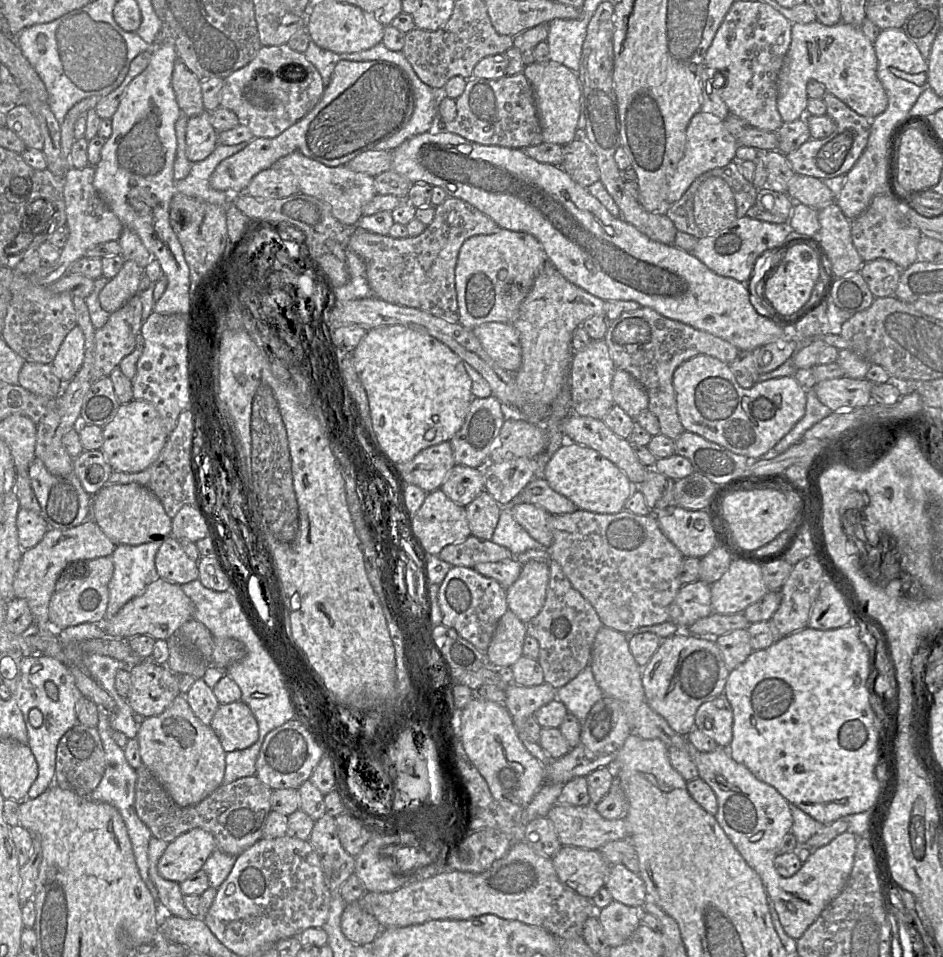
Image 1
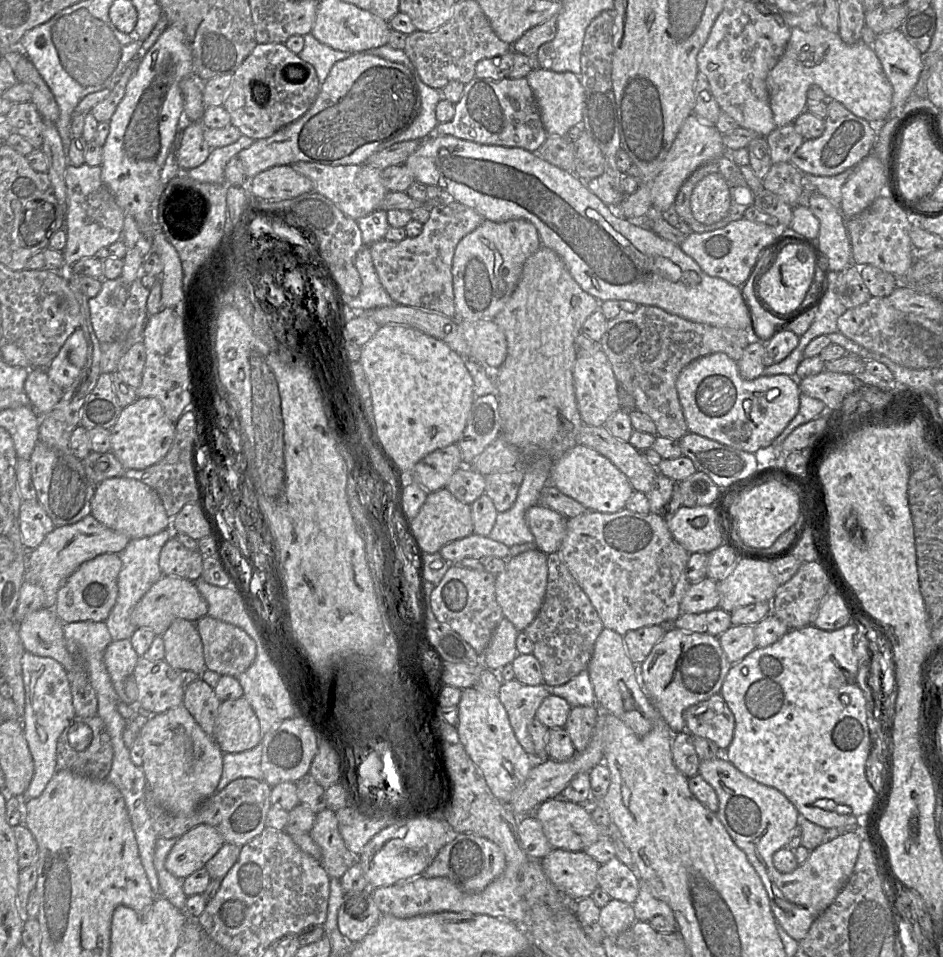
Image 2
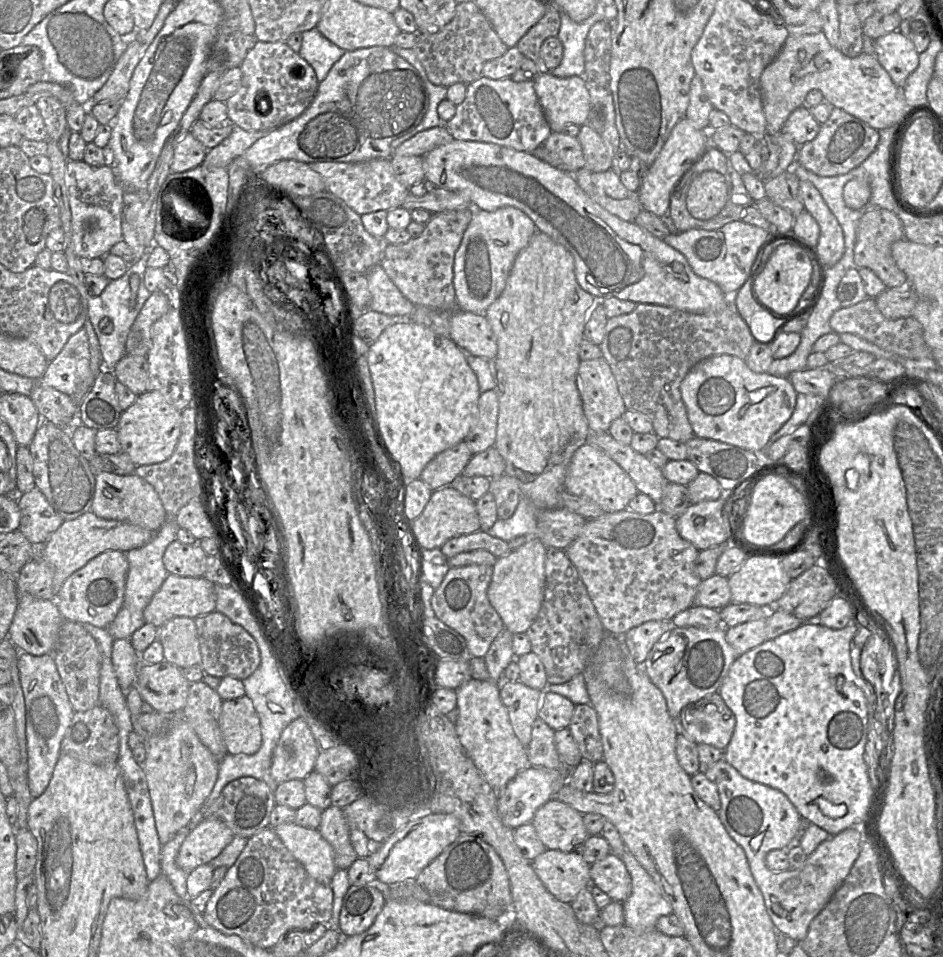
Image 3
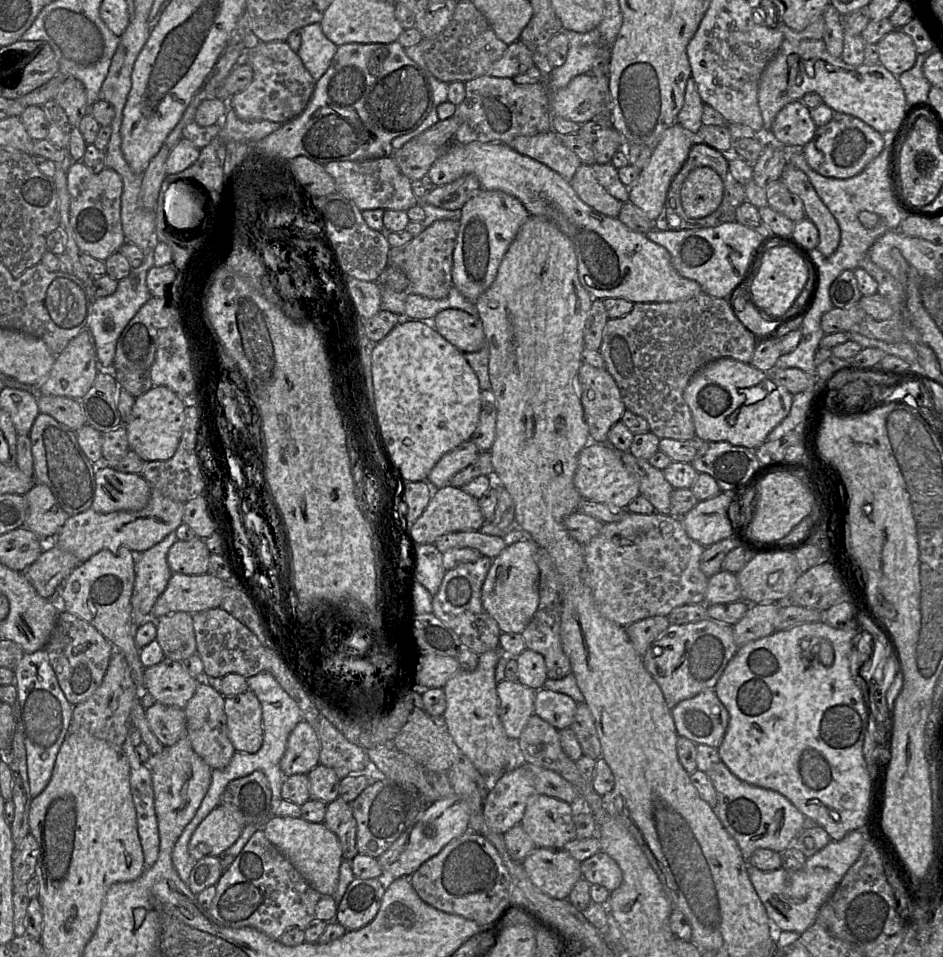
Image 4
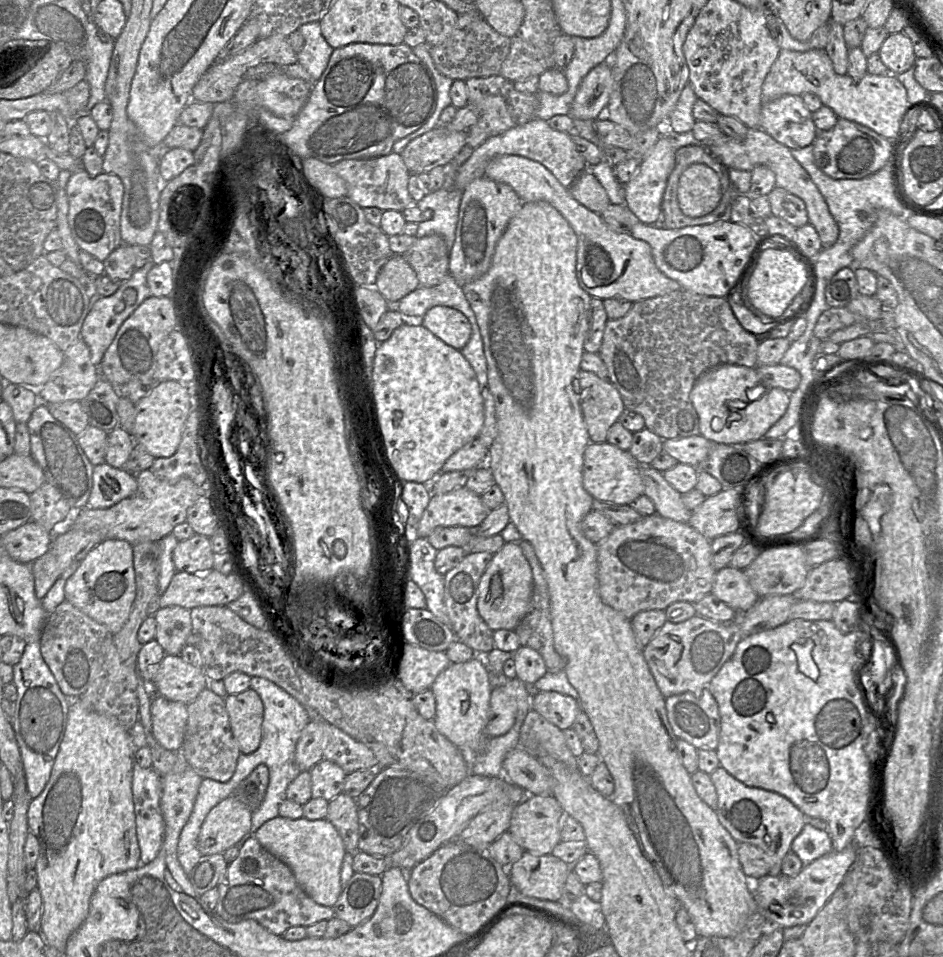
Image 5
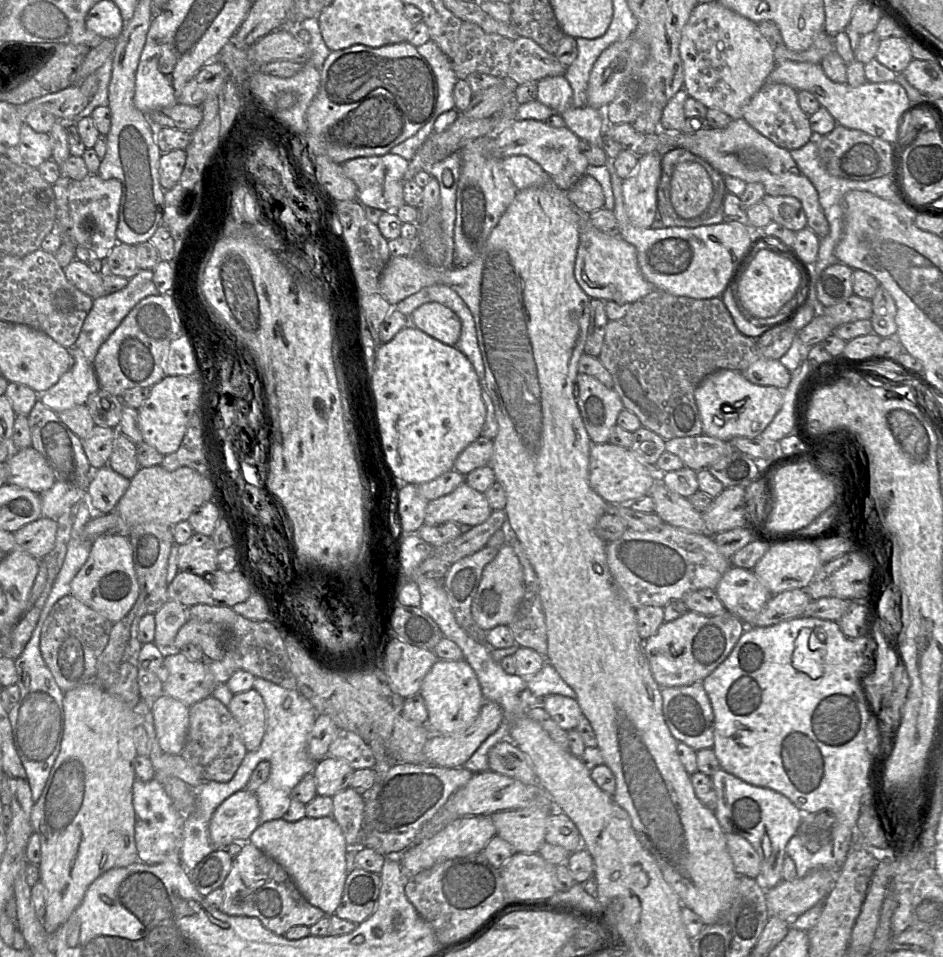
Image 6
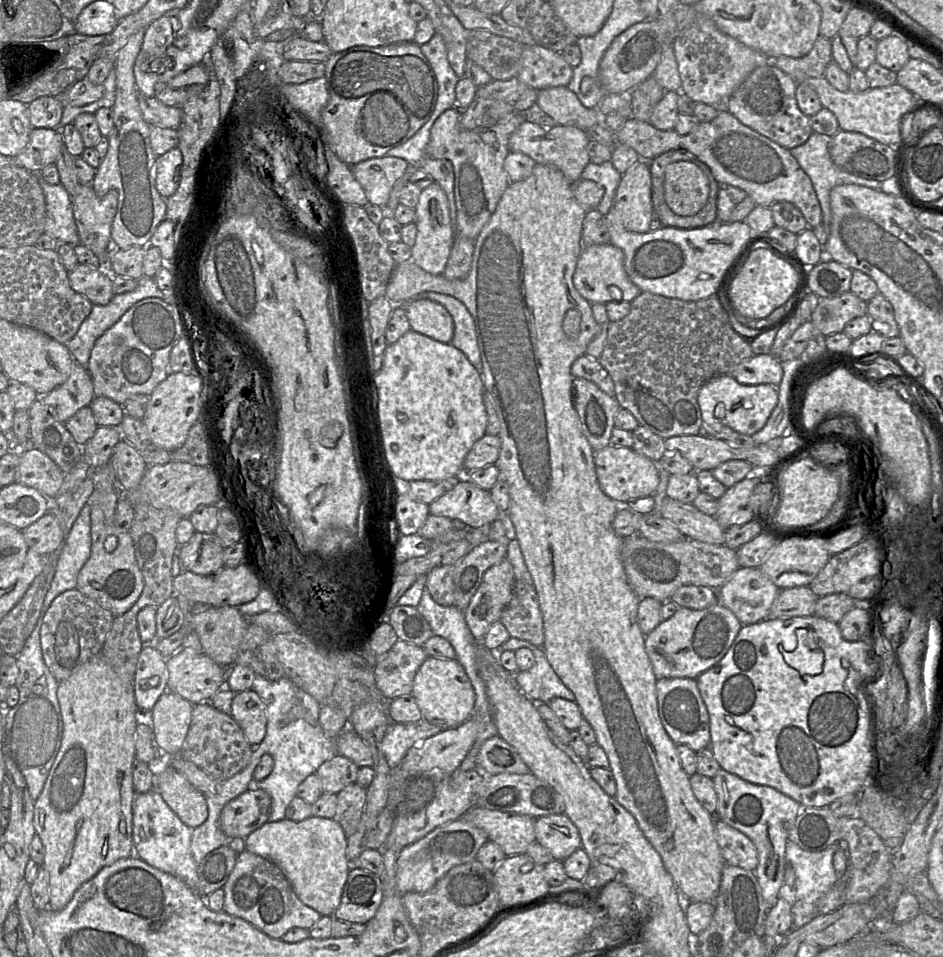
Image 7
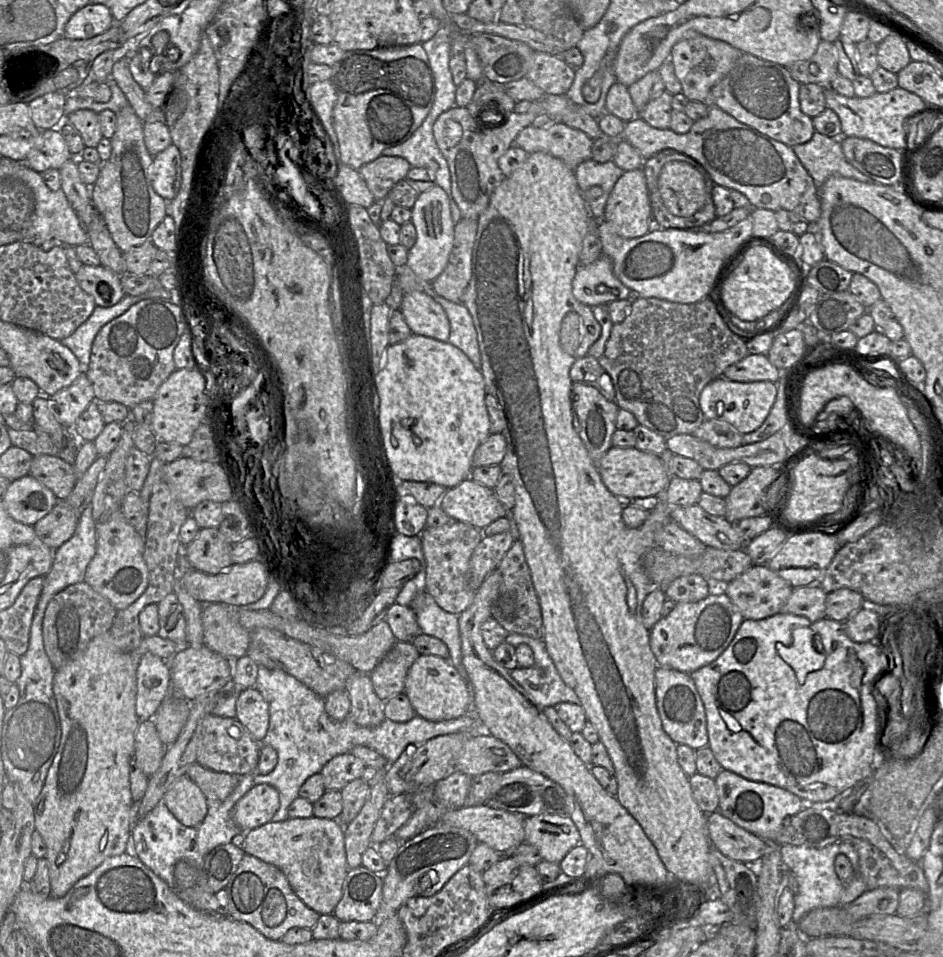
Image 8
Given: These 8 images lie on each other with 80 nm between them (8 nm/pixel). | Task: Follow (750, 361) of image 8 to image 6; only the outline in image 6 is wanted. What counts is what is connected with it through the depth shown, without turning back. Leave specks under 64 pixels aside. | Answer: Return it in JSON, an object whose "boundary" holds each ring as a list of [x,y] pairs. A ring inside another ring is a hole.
{"boundary":[[[761,356],[741,373],[753,384],[774,386],[780,390],[785,390],[791,380],[790,372],[779,360],[767,359]]]}

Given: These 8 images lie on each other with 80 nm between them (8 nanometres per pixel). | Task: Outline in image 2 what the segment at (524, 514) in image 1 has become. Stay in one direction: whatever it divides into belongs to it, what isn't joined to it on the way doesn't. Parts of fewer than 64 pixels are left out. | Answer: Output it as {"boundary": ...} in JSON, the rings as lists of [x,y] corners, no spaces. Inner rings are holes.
{"boundary":[[[538,503],[526,511],[525,519],[535,537],[537,548],[547,555],[558,552],[566,533],[568,518]]]}

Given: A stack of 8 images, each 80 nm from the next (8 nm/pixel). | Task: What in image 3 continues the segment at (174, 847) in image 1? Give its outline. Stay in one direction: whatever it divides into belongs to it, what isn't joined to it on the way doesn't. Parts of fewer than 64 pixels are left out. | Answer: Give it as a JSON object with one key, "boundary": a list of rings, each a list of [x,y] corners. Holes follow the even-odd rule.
{"boundary":[[[206,818],[183,841],[176,864],[190,873],[216,858],[234,837],[234,833],[224,822],[216,818]]]}

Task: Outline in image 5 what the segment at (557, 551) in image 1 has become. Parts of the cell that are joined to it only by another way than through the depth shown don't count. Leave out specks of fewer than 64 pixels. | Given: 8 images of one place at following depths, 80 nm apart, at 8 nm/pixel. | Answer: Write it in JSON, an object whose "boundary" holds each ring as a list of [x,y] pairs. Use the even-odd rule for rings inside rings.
{"boundary":[[[654,513],[650,516],[642,516],[642,518],[634,523],[627,525],[616,525],[614,530],[604,539],[596,543],[597,546],[597,561],[598,561],[598,588],[602,601],[622,613],[628,619],[632,619],[637,613],[647,610],[665,610],[670,604],[678,601],[695,603],[702,599],[707,594],[711,593],[714,584],[714,579],[717,574],[712,562],[711,540],[707,539],[688,523],[680,523],[674,520],[662,517]]]}

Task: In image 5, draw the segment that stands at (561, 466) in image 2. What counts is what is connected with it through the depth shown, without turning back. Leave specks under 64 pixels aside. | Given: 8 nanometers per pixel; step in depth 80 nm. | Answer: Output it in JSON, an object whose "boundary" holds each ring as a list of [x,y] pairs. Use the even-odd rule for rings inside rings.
{"boundary":[[[590,442],[584,451],[583,486],[595,499],[617,505],[629,505],[644,495],[644,483],[640,474],[640,464],[629,453],[608,443]]]}

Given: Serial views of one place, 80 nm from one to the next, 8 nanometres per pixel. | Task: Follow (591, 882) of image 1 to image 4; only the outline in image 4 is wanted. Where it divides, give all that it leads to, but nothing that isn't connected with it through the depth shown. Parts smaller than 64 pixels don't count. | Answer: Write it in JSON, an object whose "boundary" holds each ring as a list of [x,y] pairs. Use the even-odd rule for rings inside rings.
{"boundary":[[[535,847],[522,865],[532,883],[556,899],[567,899],[575,883],[582,878],[581,862],[564,849]]]}

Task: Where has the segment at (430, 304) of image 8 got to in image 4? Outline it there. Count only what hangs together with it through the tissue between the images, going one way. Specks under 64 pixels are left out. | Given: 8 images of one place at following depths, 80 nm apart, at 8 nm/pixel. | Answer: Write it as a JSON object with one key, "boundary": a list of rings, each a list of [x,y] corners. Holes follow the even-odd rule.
{"boundary":[[[455,308],[438,312],[431,321],[437,332],[462,353],[477,352],[485,346],[479,317]]]}

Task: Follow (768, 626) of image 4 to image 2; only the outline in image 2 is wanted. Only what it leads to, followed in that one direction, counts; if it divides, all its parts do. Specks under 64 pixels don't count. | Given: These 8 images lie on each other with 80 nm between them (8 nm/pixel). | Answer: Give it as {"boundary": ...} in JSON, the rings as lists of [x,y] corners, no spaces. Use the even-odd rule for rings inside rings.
{"boundary":[[[751,625],[731,626],[719,636],[719,641],[732,665],[743,660],[745,656],[757,648],[754,626]]]}

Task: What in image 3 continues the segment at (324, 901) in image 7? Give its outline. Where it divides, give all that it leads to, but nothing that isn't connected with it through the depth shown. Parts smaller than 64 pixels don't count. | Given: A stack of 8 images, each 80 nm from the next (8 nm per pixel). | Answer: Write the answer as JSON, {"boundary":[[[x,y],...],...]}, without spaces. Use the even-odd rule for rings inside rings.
{"boundary":[[[282,823],[275,833],[306,872],[318,882],[330,885],[337,871],[334,851],[318,829],[309,829],[295,823]]]}

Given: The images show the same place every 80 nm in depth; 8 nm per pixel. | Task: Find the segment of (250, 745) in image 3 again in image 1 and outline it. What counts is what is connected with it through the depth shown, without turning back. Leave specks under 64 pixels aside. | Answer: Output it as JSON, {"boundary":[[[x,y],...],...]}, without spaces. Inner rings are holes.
{"boundary":[[[243,701],[220,704],[210,727],[218,736],[225,752],[243,750],[259,738],[258,723]]]}

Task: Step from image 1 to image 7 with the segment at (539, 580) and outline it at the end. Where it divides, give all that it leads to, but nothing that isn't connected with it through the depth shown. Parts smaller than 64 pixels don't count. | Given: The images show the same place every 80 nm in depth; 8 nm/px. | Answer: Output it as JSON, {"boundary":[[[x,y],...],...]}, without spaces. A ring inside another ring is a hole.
{"boundary":[[[506,557],[485,572],[482,583],[464,612],[466,624],[477,641],[482,641],[489,626],[499,621],[511,600],[513,583],[513,566]]]}

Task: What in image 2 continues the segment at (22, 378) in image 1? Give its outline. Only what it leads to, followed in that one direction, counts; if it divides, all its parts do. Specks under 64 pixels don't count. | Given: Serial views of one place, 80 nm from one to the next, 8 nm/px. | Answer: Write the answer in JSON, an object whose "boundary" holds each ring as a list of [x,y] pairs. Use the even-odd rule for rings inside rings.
{"boundary":[[[30,368],[24,384],[33,409],[39,415],[49,413],[63,396],[64,390],[56,385],[45,369]]]}

